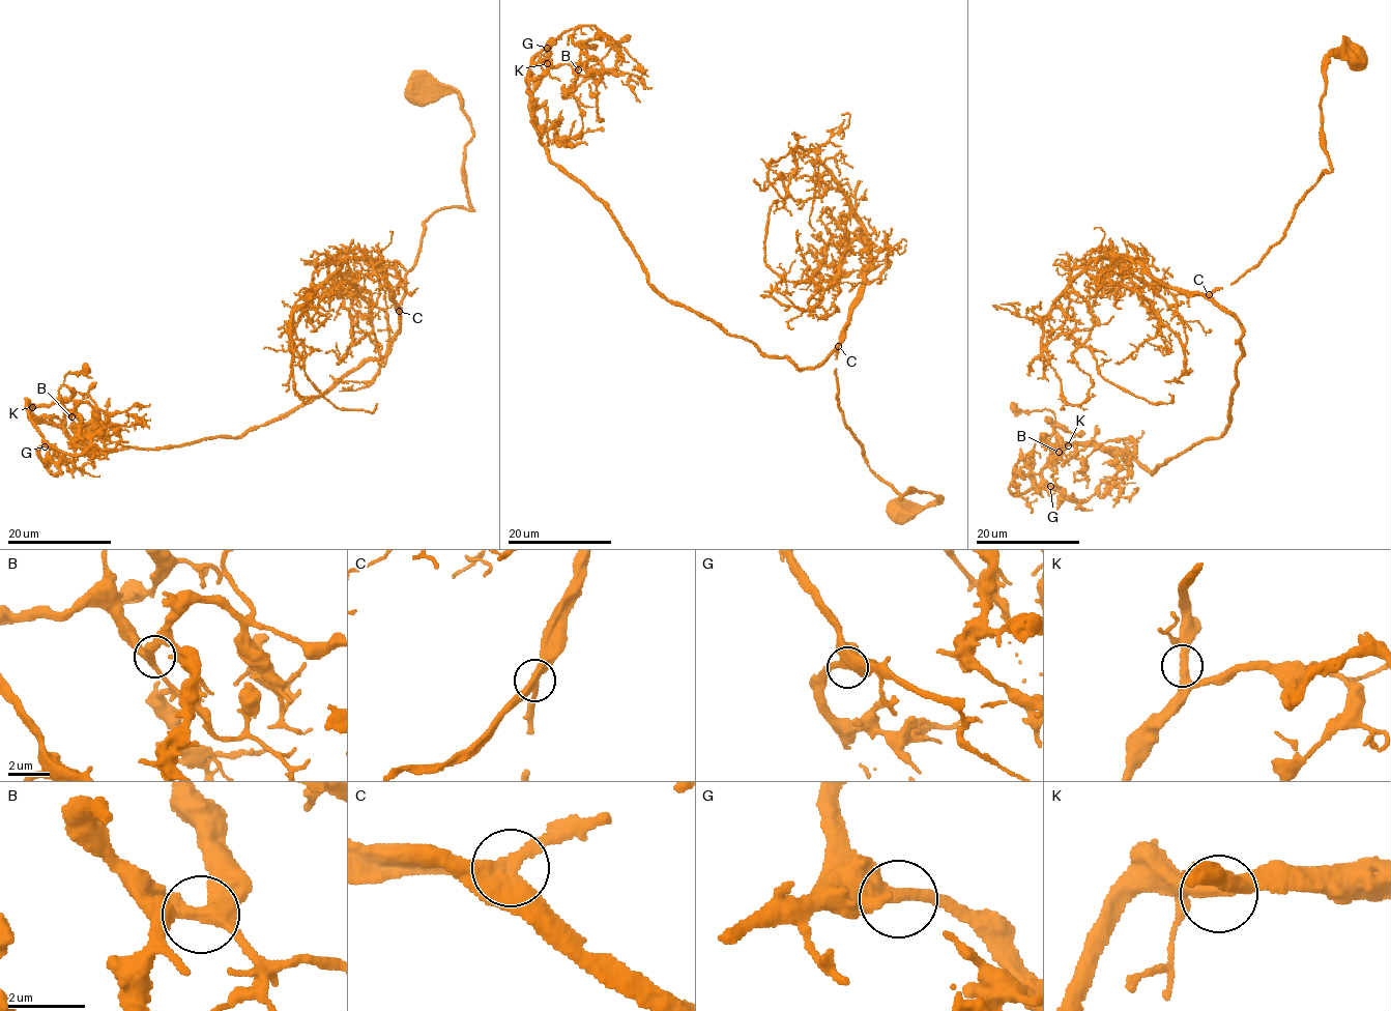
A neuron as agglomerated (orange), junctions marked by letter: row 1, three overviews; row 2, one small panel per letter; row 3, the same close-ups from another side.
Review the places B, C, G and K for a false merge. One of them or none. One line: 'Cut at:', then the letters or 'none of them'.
Cut at: none of them

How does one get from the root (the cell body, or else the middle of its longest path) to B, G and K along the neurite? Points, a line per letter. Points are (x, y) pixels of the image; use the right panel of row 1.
B: (1355, 54), (1326, 69), (1331, 171), (1211, 294), (1244, 350), (1221, 437), (1151, 473), (1059, 452)
G: (1355, 54), (1326, 69), (1331, 171), (1211, 294), (1244, 350), (1221, 437), (1151, 473), (1058, 444), (1050, 486)
K: (1355, 54), (1326, 69), (1331, 171), (1266, 257), (1211, 294), (1244, 350), (1221, 437), (1151, 473), (1068, 445)

